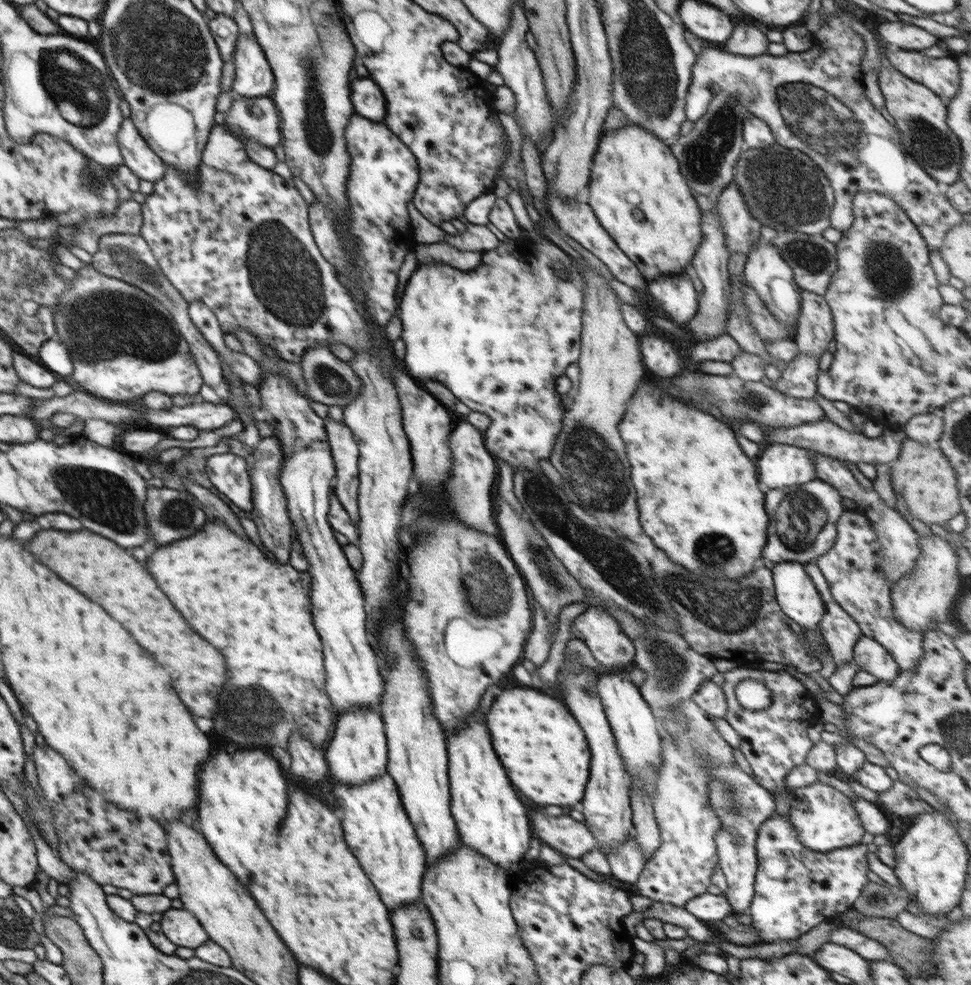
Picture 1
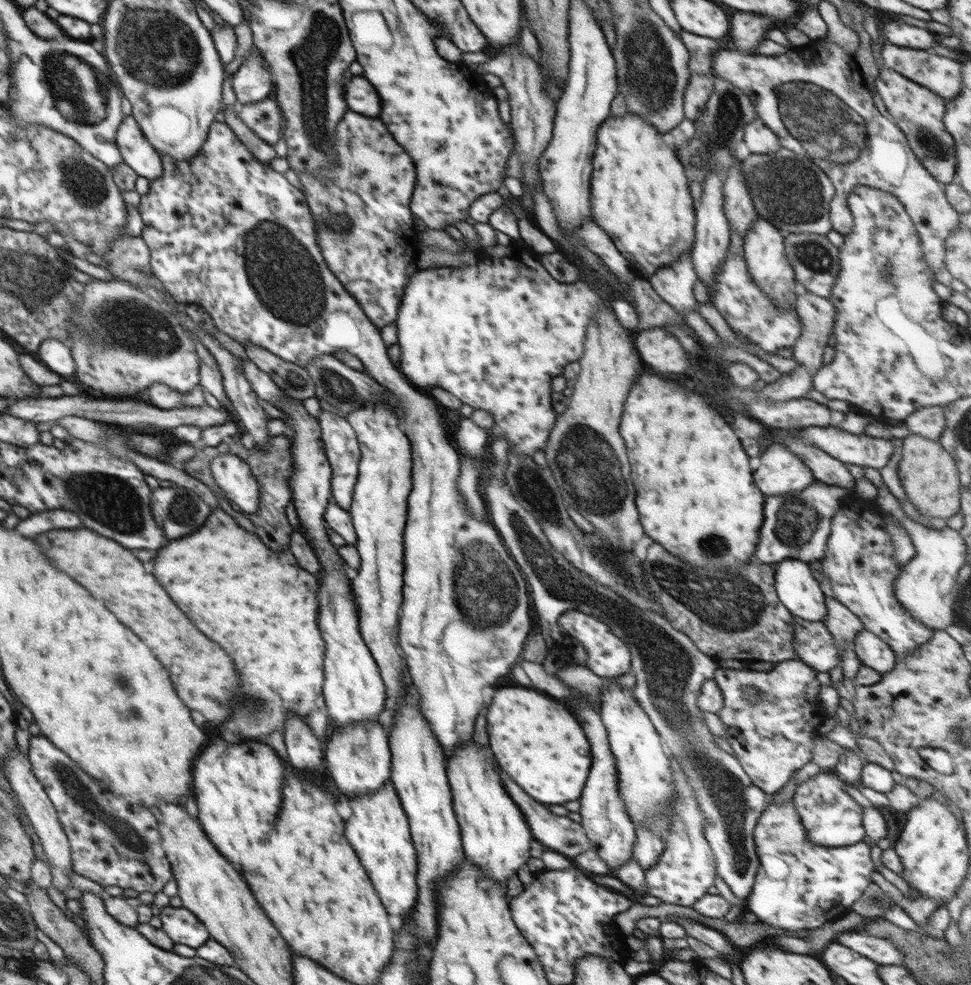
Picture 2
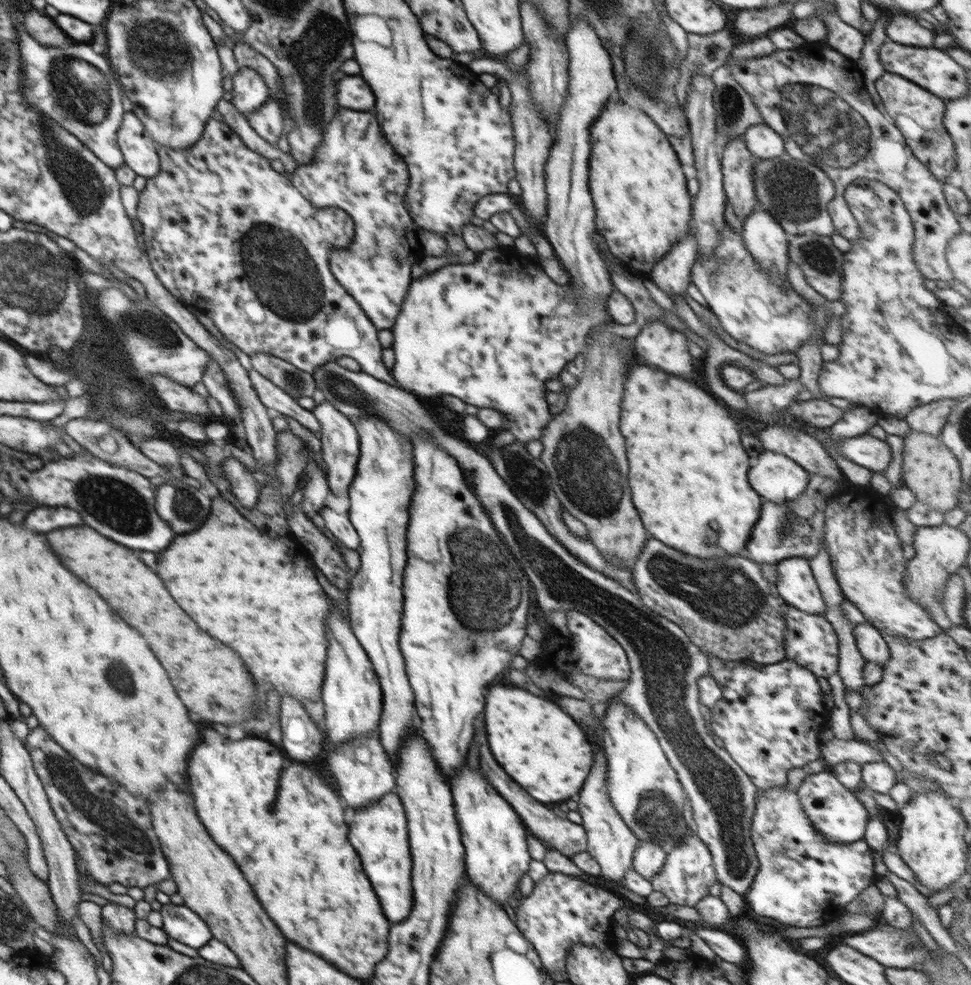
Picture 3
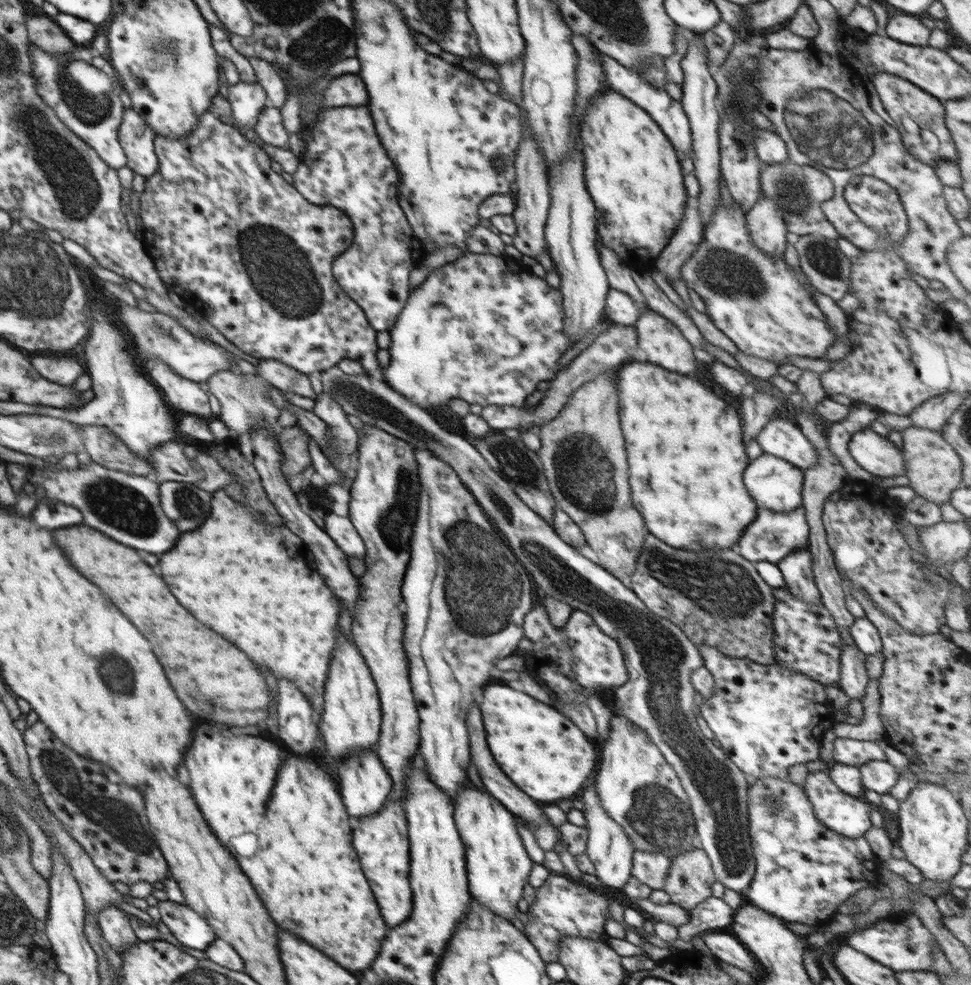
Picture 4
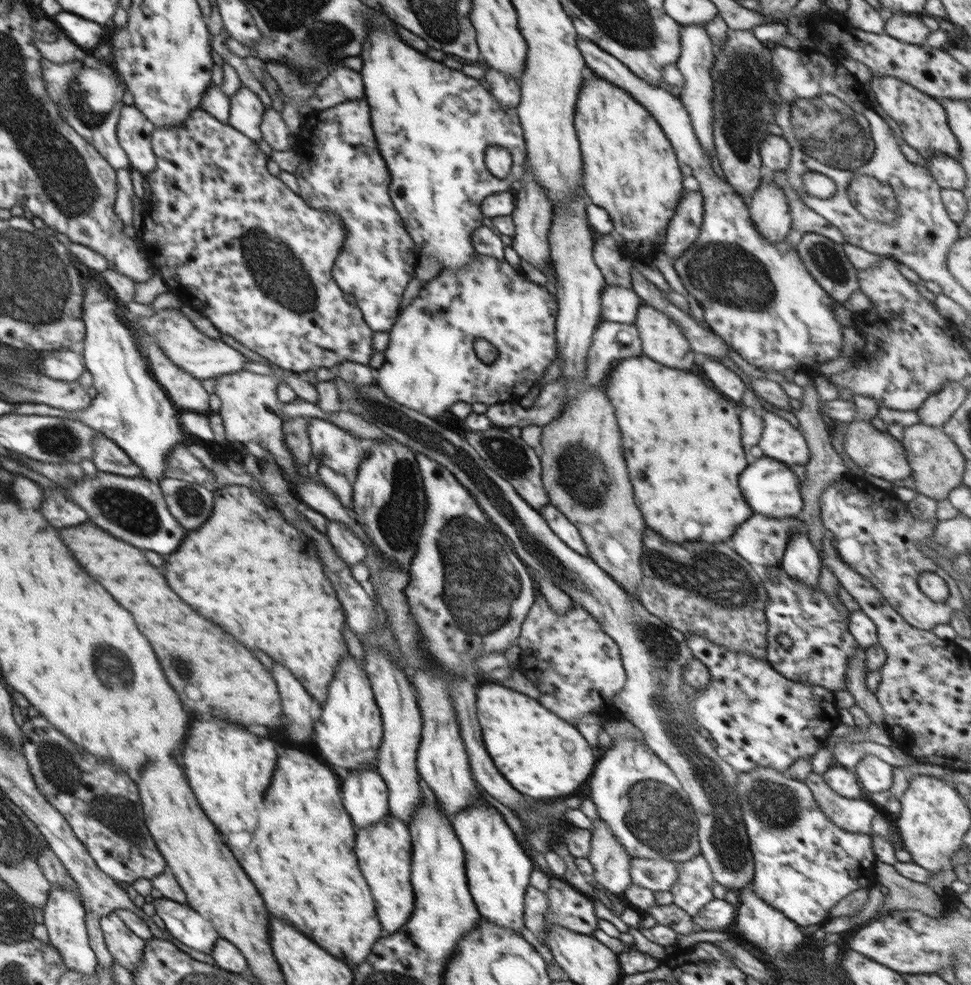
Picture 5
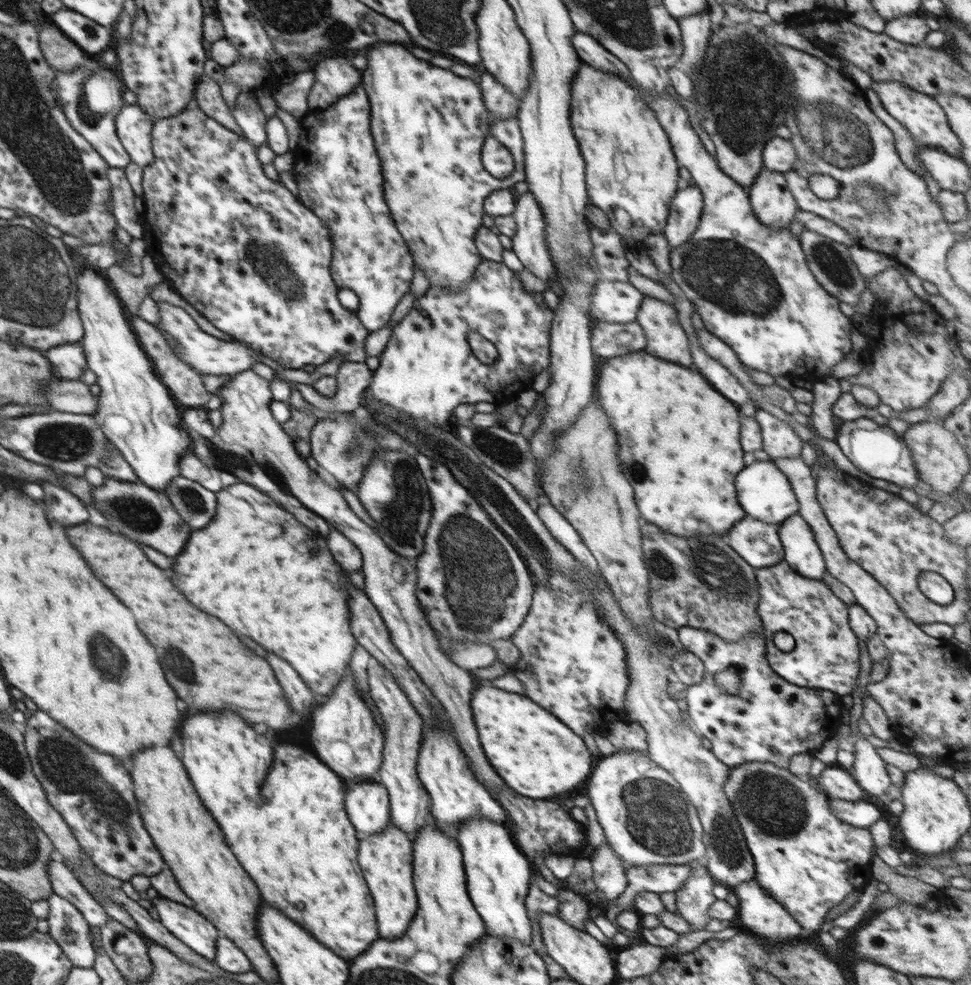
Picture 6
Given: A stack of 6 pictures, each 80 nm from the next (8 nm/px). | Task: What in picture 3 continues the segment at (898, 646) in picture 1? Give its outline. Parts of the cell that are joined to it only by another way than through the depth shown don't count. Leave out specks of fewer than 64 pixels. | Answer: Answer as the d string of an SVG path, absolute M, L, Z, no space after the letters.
M848 482L848 486L841 492L834 493L831 502L825 507L825 537L824 545L832 559L832 569L842 589L845 600L854 604L864 619L872 627L875 627L881 635L888 633L894 637L911 638L912 640L924 640L932 638L944 632L940 629L926 608L912 601L906 595L906 564L902 542L898 539L891 520L890 506L887 498L870 487L854 486Z

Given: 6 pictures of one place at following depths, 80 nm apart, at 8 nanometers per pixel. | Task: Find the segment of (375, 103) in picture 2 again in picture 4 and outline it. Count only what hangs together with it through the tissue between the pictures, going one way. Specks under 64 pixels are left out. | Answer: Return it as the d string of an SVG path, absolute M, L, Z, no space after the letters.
M342 74L333 78L330 86L322 92L322 108L350 105L360 107L368 104L368 91L358 74Z

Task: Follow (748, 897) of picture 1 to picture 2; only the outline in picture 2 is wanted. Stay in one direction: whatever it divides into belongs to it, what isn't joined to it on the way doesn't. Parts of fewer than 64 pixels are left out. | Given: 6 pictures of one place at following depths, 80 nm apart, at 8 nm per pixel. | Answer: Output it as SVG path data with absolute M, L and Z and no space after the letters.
M485 467L485 472L483 472L483 484L483 498L487 504L489 516L492 518L489 521L500 532L500 536L504 538L504 544L506 544L508 552L512 554L512 558L520 568L521 574L526 576L528 584L532 586L530 596L534 600L534 608L540 615L539 630L548 650L552 650L555 644L561 643L563 640L563 633L559 629L558 620L567 611L584 612L588 616L598 618L600 622L610 628L610 632L614 632L616 637L622 639L628 645L631 652L631 670L636 677L636 683L631 690L632 696L636 698L636 702L642 706L650 717L662 738L667 754L675 756L674 760L678 762L678 766L689 778L696 800L705 818L704 838L711 846L717 874L728 884L732 894L737 896L742 906L745 907L760 866L754 843L754 829L756 829L758 819L767 809L771 797L751 781L748 773L736 757L726 753L718 745L714 746L712 744L712 736L710 736L710 758L706 757L706 750L701 743L700 734L694 730L694 726L704 726L698 720L697 699L700 696L704 681L714 678L714 673L718 667L717 660L700 652L698 647L690 640L690 637L674 629L664 616L661 617L654 612L637 608L635 604L598 584L598 582L584 575L584 572L578 571L572 564L569 564L562 557L562 554L554 550L554 547L548 542L544 531L540 528L539 521L535 519L533 513L528 512L526 507L515 499L507 485L504 485L500 479L492 475L488 467Z

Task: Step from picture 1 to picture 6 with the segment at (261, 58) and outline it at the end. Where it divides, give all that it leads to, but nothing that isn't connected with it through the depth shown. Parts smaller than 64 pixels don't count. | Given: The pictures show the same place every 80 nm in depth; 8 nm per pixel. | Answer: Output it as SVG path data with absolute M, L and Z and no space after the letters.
M249 91L240 92L234 106L233 116L236 124L244 133L244 137L257 148L266 143L265 124L267 116L261 110L257 100L250 96Z

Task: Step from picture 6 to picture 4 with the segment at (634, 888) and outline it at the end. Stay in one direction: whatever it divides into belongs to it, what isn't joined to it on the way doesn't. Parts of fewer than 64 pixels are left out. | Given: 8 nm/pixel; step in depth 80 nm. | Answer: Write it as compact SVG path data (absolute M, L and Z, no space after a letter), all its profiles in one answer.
M633 852L631 876L652 890L663 890L671 859L664 852Z

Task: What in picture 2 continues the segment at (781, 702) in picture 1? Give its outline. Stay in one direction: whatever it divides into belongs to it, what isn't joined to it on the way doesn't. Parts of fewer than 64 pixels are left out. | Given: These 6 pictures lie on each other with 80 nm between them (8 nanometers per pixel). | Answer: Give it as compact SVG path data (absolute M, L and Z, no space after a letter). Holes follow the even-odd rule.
M785 660L776 663L770 671L755 671L753 669L731 669L719 666L714 673L714 680L723 692L723 708L717 712L719 719L727 728L726 740L730 743L736 758L748 773L751 781L760 787L769 797L777 793L805 764L811 762L812 749L815 747L817 730L829 716L824 705L819 700L821 684L816 679L817 672L800 660ZM754 686L760 690L758 701L748 701L744 690Z

